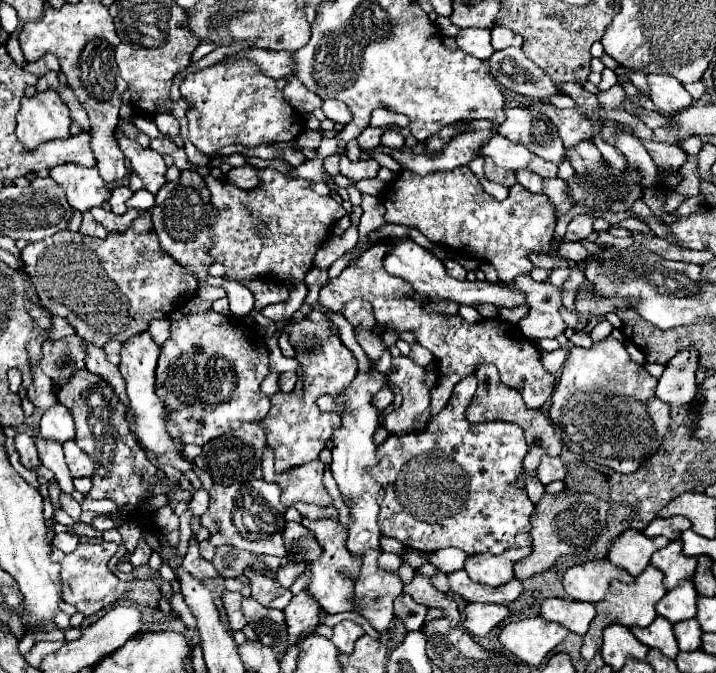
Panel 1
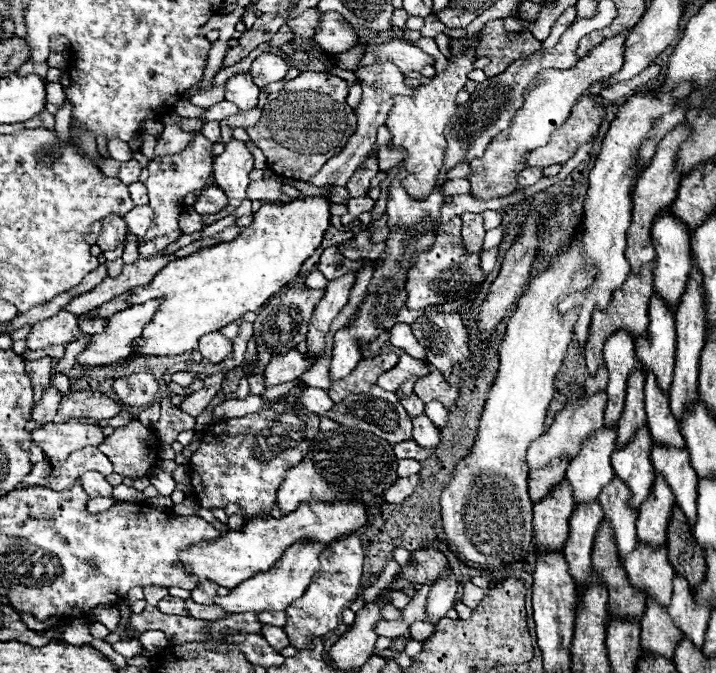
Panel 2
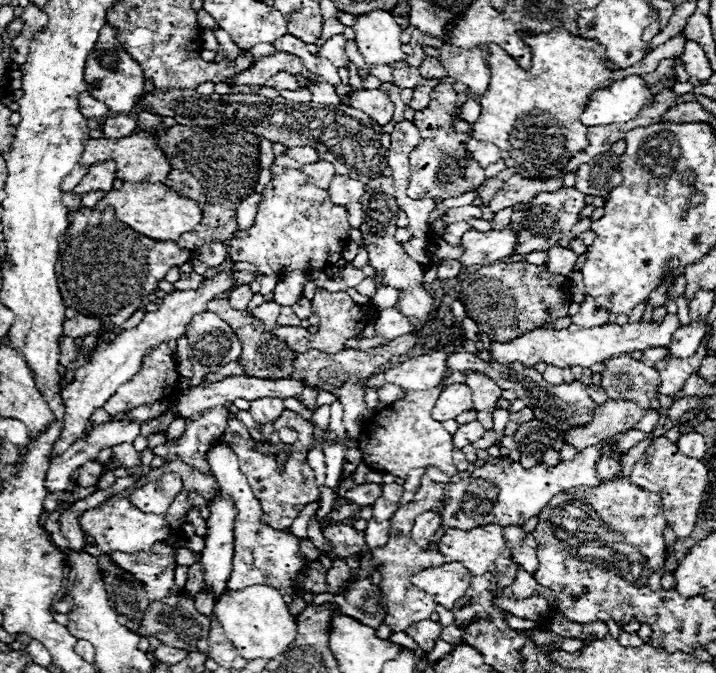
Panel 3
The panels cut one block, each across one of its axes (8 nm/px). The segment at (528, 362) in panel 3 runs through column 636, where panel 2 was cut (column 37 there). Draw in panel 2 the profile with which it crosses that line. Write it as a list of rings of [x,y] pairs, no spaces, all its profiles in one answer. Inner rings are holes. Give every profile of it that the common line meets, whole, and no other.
[[[60,310],[56,316],[36,322],[26,342],[28,342],[28,350],[44,350],[50,346],[70,344],[76,340],[76,336],[80,336],[78,316]]]

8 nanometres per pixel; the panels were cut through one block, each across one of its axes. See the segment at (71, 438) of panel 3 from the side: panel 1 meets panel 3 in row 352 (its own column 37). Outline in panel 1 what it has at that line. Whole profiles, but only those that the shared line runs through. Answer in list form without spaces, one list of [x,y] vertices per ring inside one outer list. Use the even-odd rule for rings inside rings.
[[[44,90],[36,92],[34,96],[24,96],[22,98],[22,108],[16,114],[18,126],[16,126],[16,136],[22,142],[26,150],[34,150],[38,144],[56,140],[56,138],[68,138],[70,136],[70,110],[68,106],[60,100],[60,96],[54,90]]]

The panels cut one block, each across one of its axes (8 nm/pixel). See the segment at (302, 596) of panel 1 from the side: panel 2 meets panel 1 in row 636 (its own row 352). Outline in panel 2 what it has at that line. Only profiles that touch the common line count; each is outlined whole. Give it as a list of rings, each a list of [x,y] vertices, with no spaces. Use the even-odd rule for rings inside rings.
[[[290,350],[284,356],[278,356],[278,360],[270,360],[264,370],[264,384],[266,388],[290,382],[300,378],[308,368],[312,366],[312,358],[306,358],[298,350]]]

